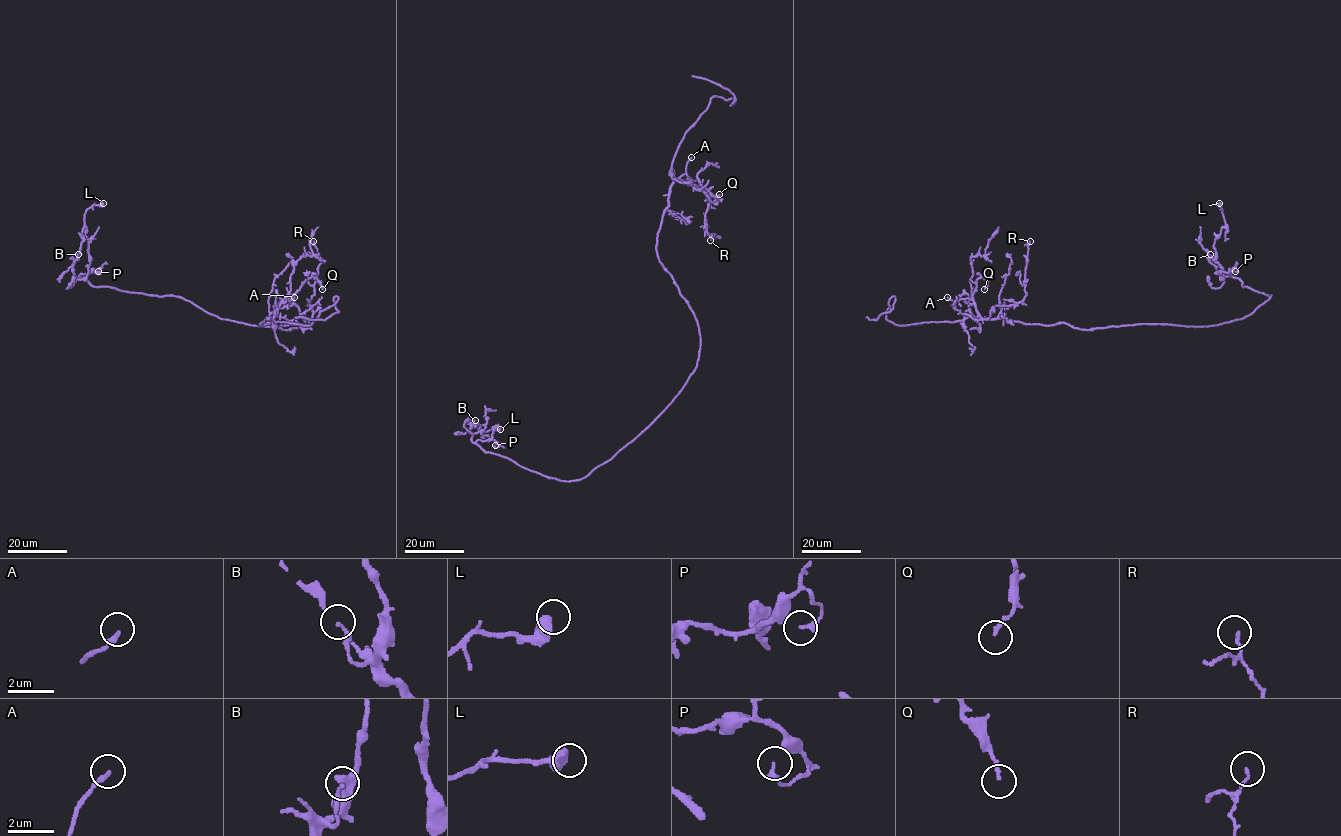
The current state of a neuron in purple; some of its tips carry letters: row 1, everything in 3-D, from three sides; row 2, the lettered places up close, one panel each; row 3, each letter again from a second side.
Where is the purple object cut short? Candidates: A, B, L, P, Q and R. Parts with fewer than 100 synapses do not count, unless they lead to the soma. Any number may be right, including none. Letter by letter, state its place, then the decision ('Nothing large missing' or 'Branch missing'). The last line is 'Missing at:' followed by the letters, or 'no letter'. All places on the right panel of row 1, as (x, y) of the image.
A: Place: (947, 297). Nothing large missing
B: Place: (1210, 254). Nothing large missing
L: Place: (1219, 203). Nothing large missing
P: Place: (1235, 271). Nothing large missing
Q: Place: (984, 289). Nothing large missing
R: Place: (1030, 241). Nothing large missing
Missing at: no letter

